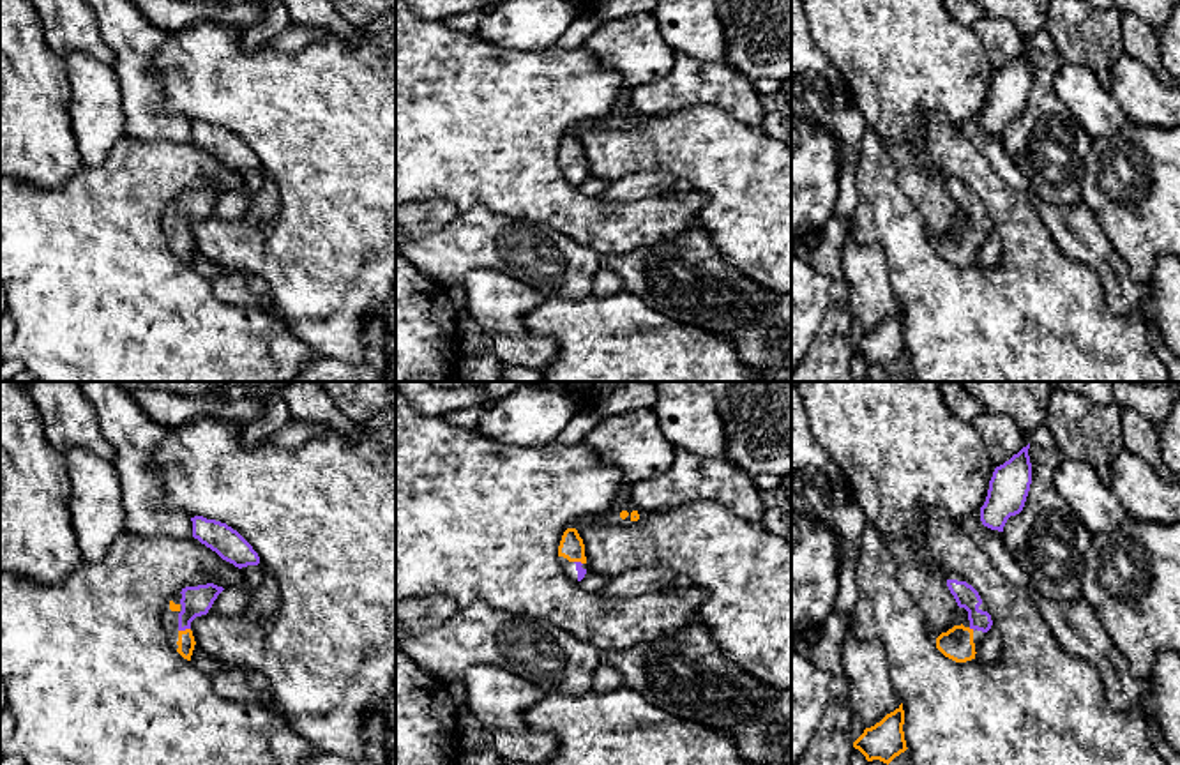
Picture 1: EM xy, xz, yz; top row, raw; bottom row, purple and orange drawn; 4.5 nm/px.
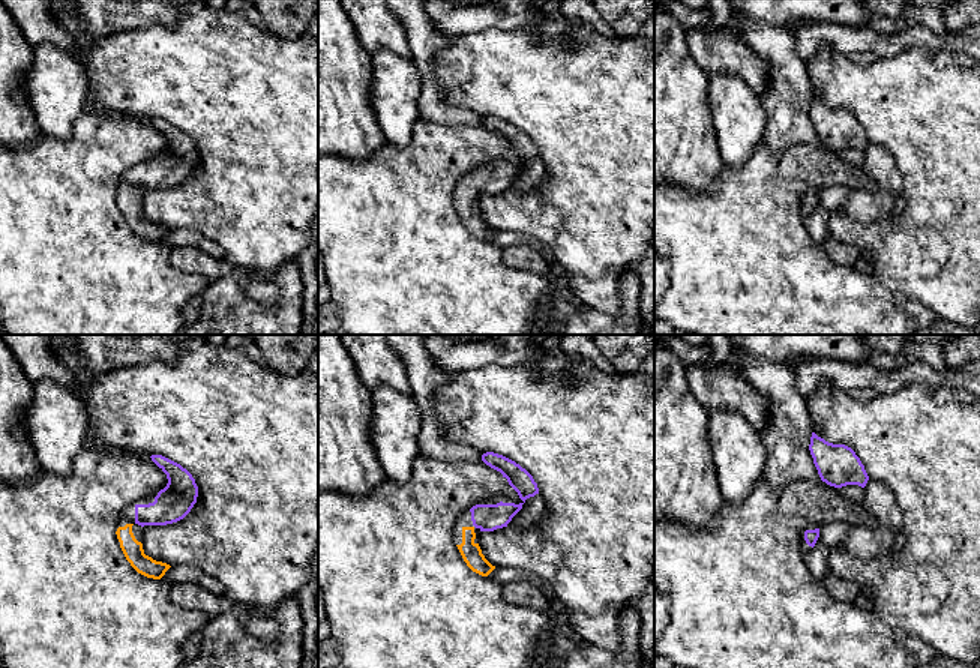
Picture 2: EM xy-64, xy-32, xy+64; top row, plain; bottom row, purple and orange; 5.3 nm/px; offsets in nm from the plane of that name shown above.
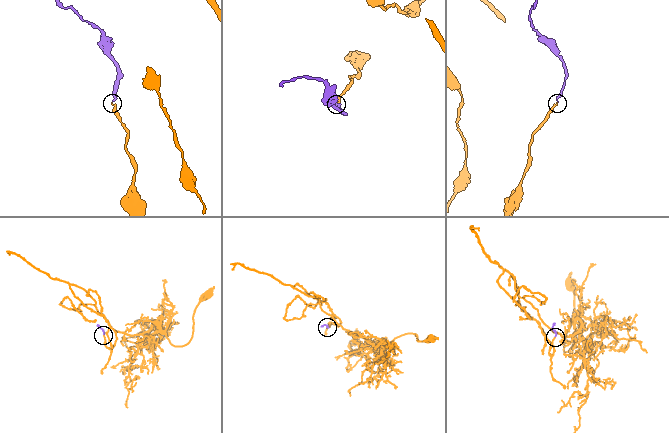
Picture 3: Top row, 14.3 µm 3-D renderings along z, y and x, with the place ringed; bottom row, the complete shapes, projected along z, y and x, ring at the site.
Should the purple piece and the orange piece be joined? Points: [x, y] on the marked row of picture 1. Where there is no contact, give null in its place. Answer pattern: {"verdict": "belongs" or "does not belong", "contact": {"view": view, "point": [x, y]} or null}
{"verdict": "belongs", "contact": {"view": "xy", "point": [184, 629]}}

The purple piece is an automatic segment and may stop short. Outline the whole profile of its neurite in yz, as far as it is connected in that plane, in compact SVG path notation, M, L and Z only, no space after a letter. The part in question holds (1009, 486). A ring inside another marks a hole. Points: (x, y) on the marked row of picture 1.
M1030 443L995 468L986 502L980 507L984 526L1003 532L1007 519L1023 511L1032 484L1028 449Z

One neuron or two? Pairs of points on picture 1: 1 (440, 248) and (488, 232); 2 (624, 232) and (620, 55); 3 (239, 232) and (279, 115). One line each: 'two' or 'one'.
1: one
2: two
3: one

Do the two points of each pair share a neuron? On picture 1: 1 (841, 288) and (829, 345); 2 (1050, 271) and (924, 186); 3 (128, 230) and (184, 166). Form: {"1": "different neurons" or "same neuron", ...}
{"1": "same neuron", "2": "different neurons", "3": "same neuron"}

